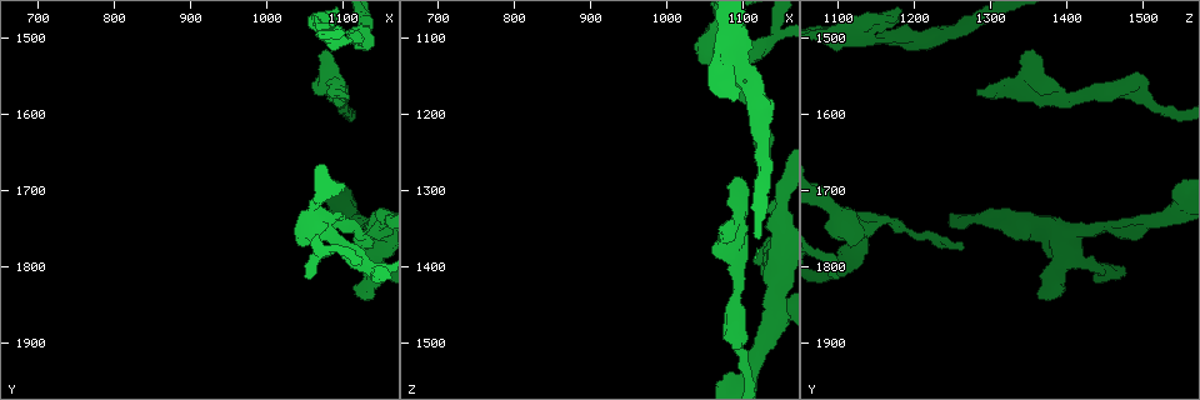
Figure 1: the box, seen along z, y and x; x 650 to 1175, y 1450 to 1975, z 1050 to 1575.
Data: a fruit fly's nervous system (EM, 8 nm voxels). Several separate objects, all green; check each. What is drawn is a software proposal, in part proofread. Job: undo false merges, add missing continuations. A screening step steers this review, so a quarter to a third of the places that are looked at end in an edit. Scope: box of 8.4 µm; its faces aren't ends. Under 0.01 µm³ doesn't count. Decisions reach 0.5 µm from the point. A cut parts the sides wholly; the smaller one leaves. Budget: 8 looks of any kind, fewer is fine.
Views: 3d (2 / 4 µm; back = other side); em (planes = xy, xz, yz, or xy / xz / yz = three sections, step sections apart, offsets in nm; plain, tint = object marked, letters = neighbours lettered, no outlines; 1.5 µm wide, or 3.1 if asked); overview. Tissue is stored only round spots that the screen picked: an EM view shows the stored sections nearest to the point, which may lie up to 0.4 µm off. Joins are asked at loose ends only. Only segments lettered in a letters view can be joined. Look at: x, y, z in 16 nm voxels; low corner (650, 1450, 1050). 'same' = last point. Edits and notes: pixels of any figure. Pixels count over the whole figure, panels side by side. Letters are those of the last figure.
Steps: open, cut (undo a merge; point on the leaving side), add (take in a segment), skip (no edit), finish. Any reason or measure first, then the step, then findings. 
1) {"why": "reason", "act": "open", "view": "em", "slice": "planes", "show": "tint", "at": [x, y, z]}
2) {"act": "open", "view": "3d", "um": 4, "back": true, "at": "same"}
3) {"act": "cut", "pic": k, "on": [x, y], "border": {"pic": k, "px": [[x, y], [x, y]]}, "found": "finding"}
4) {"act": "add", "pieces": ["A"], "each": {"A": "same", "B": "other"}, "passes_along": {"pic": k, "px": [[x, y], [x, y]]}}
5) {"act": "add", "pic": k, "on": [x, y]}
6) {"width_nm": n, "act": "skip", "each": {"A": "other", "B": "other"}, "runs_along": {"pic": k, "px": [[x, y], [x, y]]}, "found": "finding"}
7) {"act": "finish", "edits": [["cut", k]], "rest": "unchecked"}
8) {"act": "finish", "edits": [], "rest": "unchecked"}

{"why": "branch stops here", "act": "open", "view": "3d", "um": 4, "back": true, "at": [1085, 1570, 1285]}

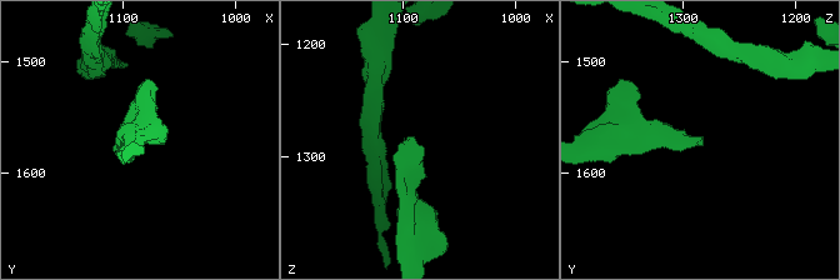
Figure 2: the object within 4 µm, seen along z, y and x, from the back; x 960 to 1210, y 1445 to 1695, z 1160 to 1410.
{"why": "shape alone is not enough", "act": "open", "view": "em", "slice": "planes", "show": "letters", "at": [1090, 1568, 1284]}

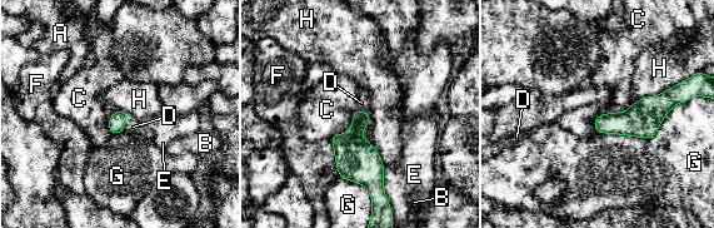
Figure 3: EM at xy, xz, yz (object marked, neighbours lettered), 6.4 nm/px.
{"act": "add", "pieces": ["D"], "each": {"A": "other", "B": "other", "C": "other", "D": "same", "E": "other", "F": "other", "G": "other", "H": "other"}, "passes_along": {"pic": 3, "px": [[116, 122], [125, 122], [133, 127]]}, "found": "the neuron continues"}

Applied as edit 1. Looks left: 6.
{"why": "see it whole again", "act": "open", "view": "overview"}

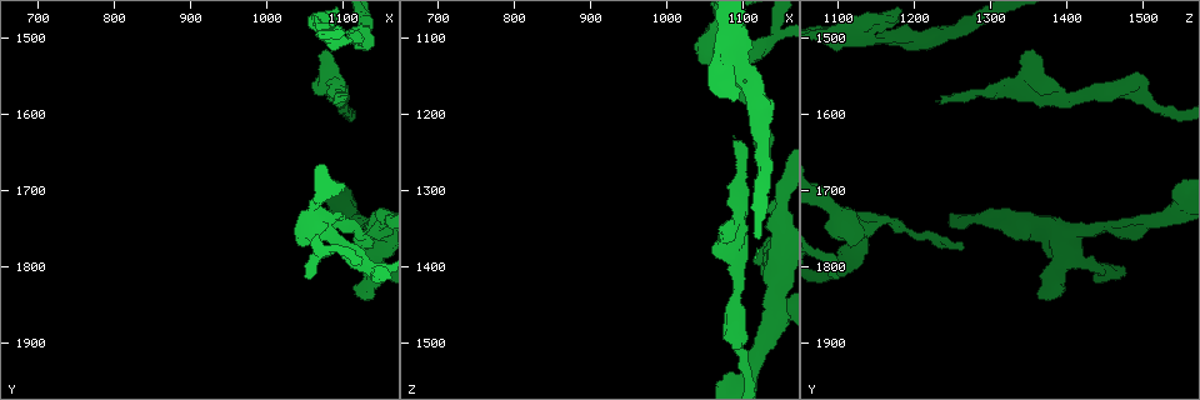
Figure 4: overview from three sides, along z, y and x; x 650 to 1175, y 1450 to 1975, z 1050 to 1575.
{"why": "an open end", "act": "open", "view": "em", "slice": "yz", "step": 8, "show": "tint", "at": [1055, 1815, 1100]}

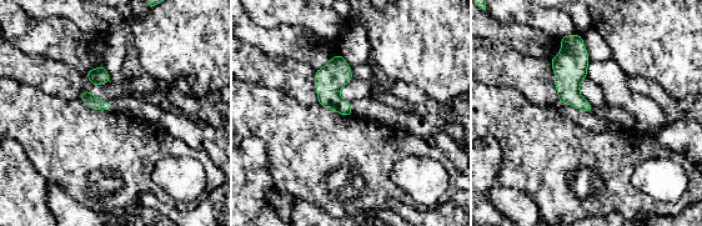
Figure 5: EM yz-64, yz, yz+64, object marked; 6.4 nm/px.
{"act": "open", "view": "em", "slice": "planes", "show": "letters", "at": "same"}

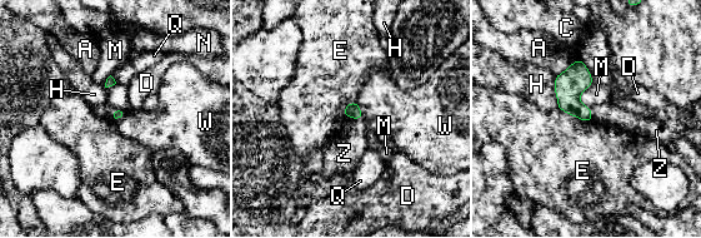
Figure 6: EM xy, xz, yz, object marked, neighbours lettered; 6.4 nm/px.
{"act": "add", "pieces": ["Z"], "each": {"A": "other", "C": "other", "D": "other", "E": "other", "H": "other", "M": "other", "N": "other", "Q": "other", "W": "other", "Z": "same"}, "passes_along": {"pic": 6, "px": [[352, 110], [355, 118], [343, 154]]}, "found": "the neuron continues"}

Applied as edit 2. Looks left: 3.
{"act": "finish", "edits": [["add", 3], ["add", 6]], "rest": "unchecked"}

